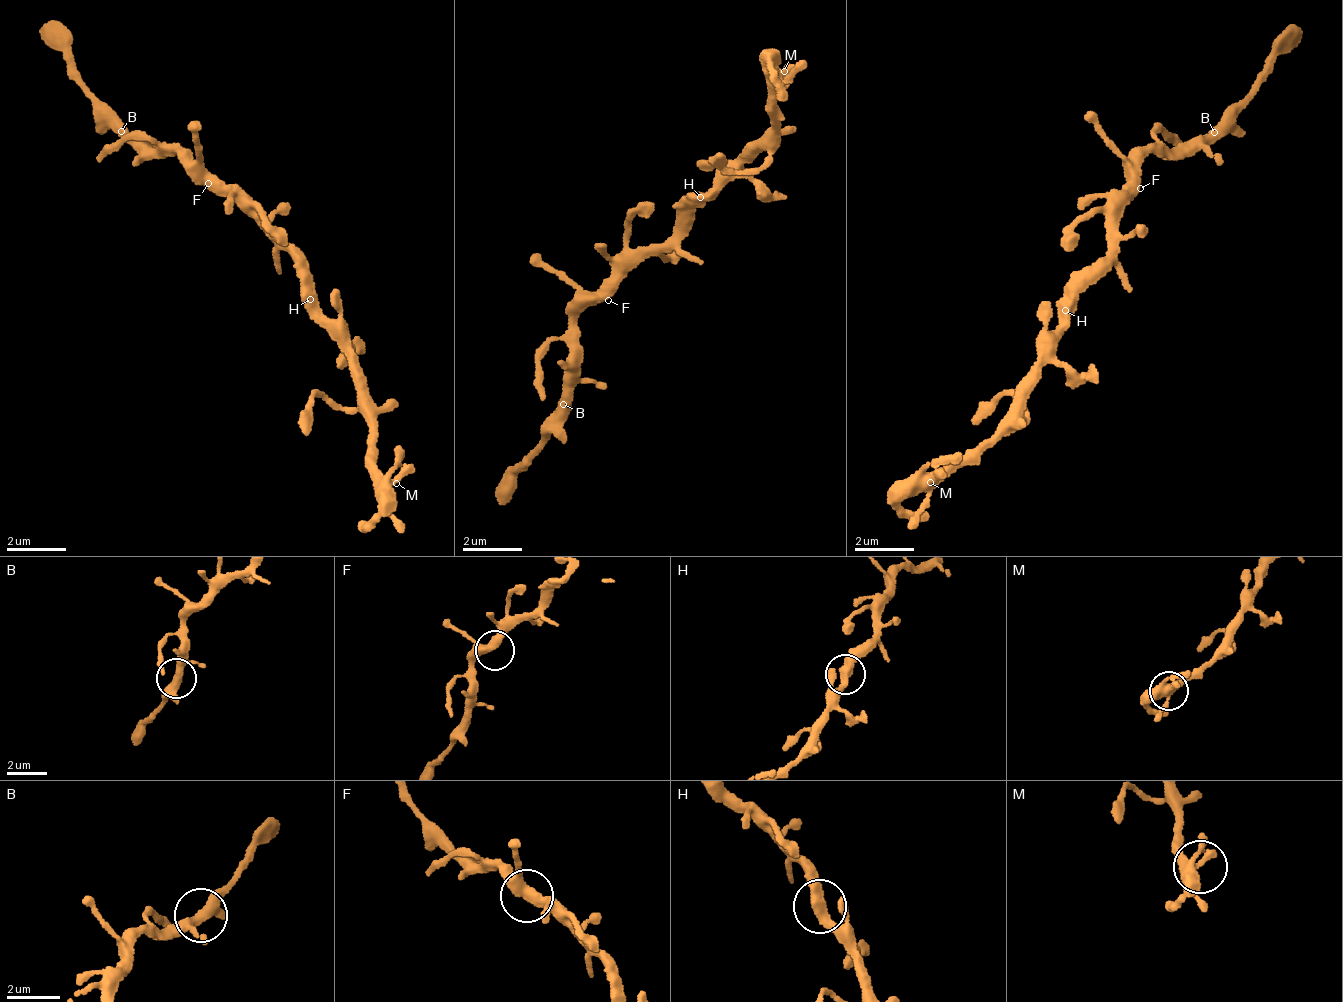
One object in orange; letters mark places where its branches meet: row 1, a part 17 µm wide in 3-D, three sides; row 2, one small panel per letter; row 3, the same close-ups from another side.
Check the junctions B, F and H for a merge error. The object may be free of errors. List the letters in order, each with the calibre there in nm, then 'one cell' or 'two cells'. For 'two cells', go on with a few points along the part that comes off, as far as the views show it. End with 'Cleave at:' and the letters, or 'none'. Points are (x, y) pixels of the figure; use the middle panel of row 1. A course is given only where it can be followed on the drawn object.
B: 320 nm | one cell
F: 340 nm | one cell
H: 380 nm | one cell
Cleave at: none

